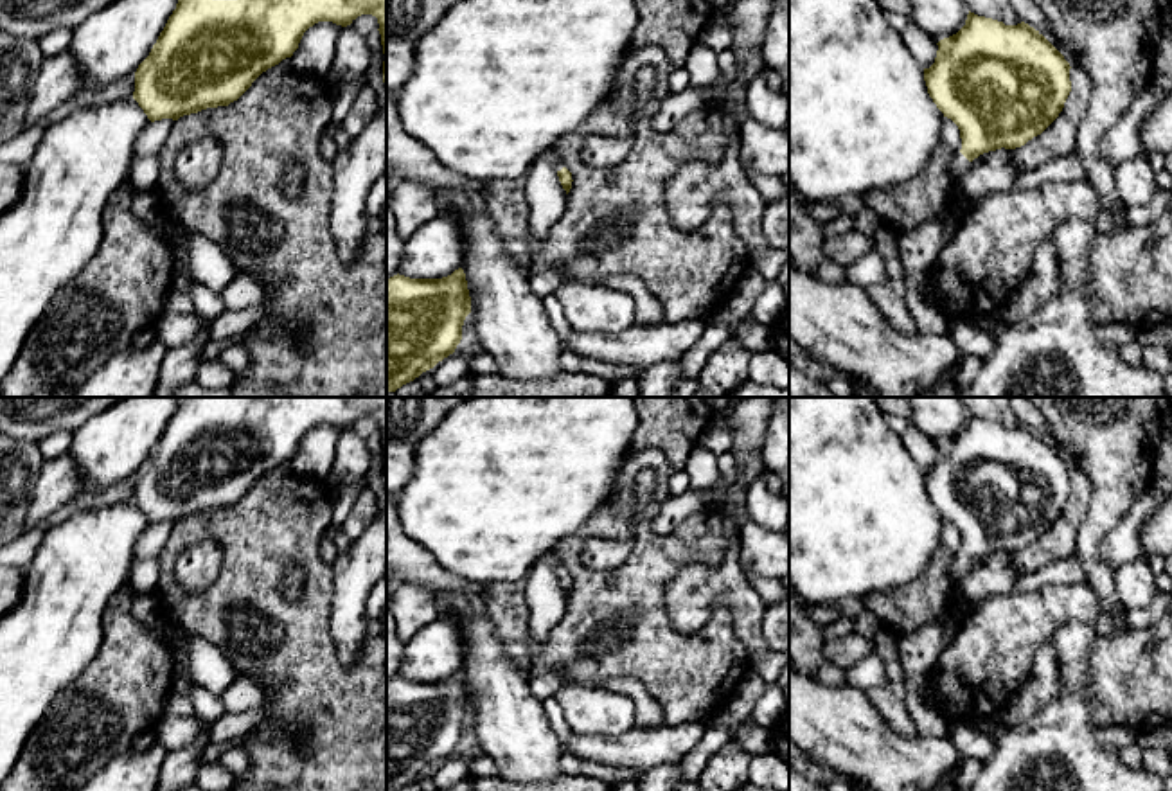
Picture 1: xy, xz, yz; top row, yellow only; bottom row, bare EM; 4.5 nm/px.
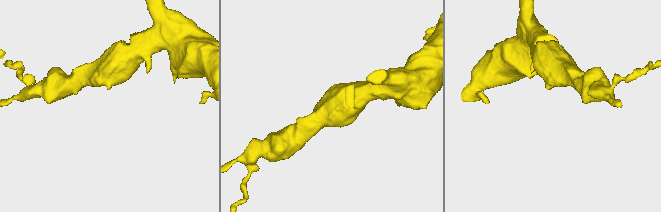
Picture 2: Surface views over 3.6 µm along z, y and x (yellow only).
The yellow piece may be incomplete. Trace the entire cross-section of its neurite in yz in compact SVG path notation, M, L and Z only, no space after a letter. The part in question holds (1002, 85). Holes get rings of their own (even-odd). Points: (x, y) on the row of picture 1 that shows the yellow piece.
M969 11L965 25L937 45L935 63L924 68L924 81L937 108L960 129L962 149L951 164L956 178L980 155L1016 149L1041 135L1059 117L1071 92L1070 63L1025 22L1005 25Z

